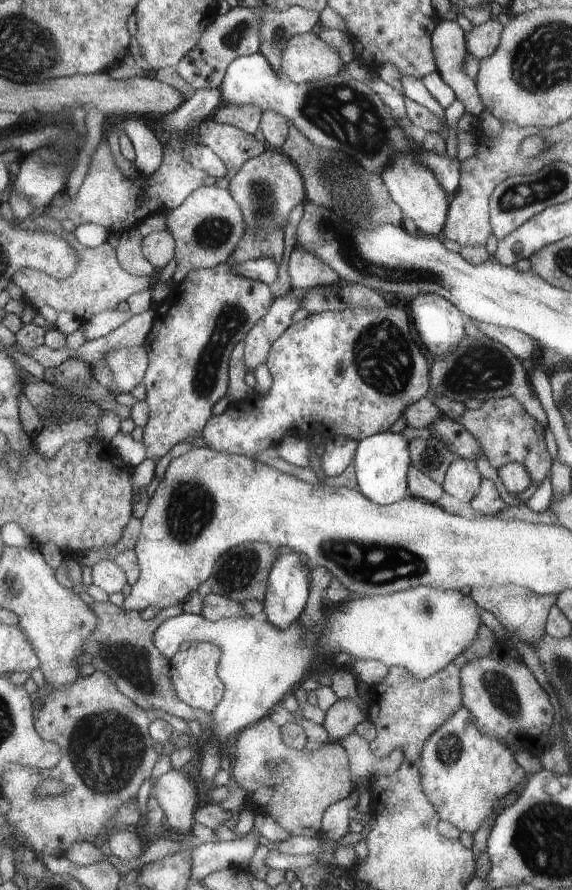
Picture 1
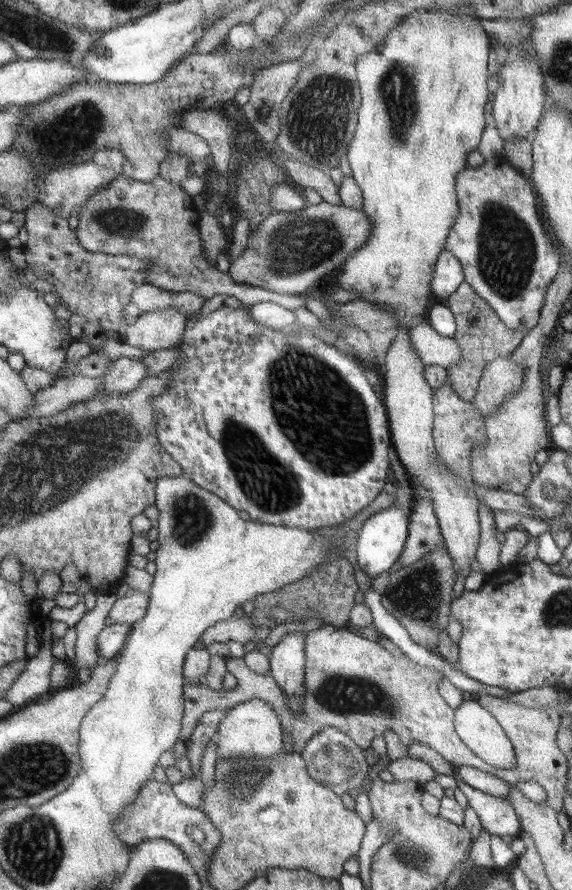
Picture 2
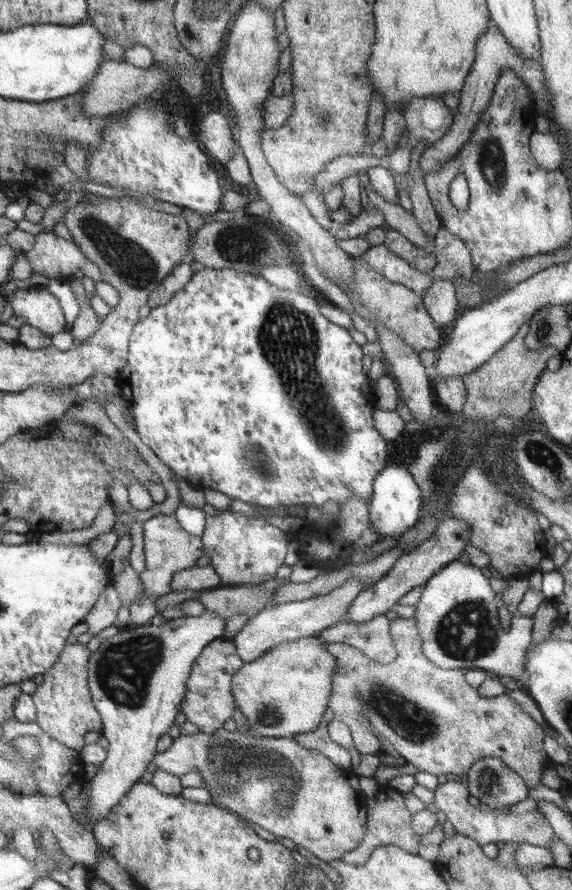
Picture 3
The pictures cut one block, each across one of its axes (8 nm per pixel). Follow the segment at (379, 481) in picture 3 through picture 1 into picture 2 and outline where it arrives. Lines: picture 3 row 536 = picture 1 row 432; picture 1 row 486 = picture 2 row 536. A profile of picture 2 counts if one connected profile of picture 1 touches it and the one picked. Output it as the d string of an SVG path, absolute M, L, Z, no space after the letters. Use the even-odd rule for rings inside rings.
M391 504L391 508L373 514L371 518L367 518L363 522L355 544L351 546L355 550L357 566L369 578L373 578L377 574L383 574L383 572L393 572L399 558L401 558L401 554L403 554L407 536L409 536L409 516L403 514L403 508L393 508L393 504Z

